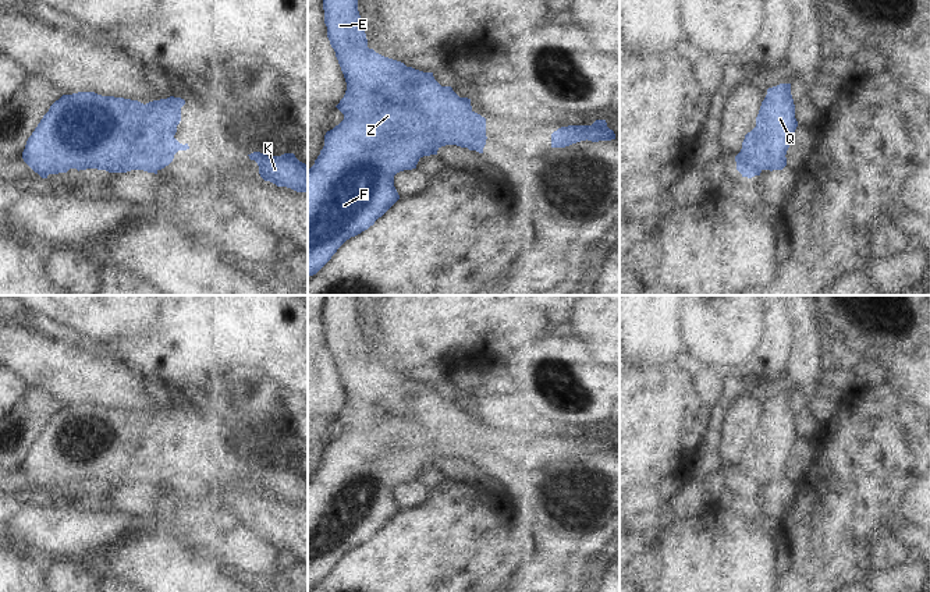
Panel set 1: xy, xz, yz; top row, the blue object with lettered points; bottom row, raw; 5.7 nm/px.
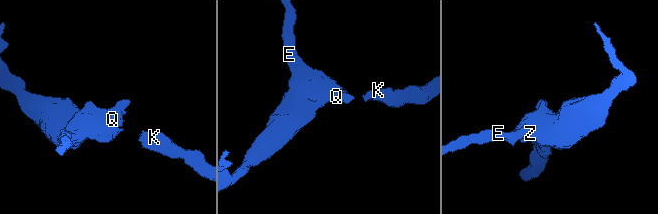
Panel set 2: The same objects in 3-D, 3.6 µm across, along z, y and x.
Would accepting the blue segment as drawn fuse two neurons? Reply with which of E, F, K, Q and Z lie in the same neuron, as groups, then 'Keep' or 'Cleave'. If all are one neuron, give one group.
Groups: E F K Q Z. Keep

